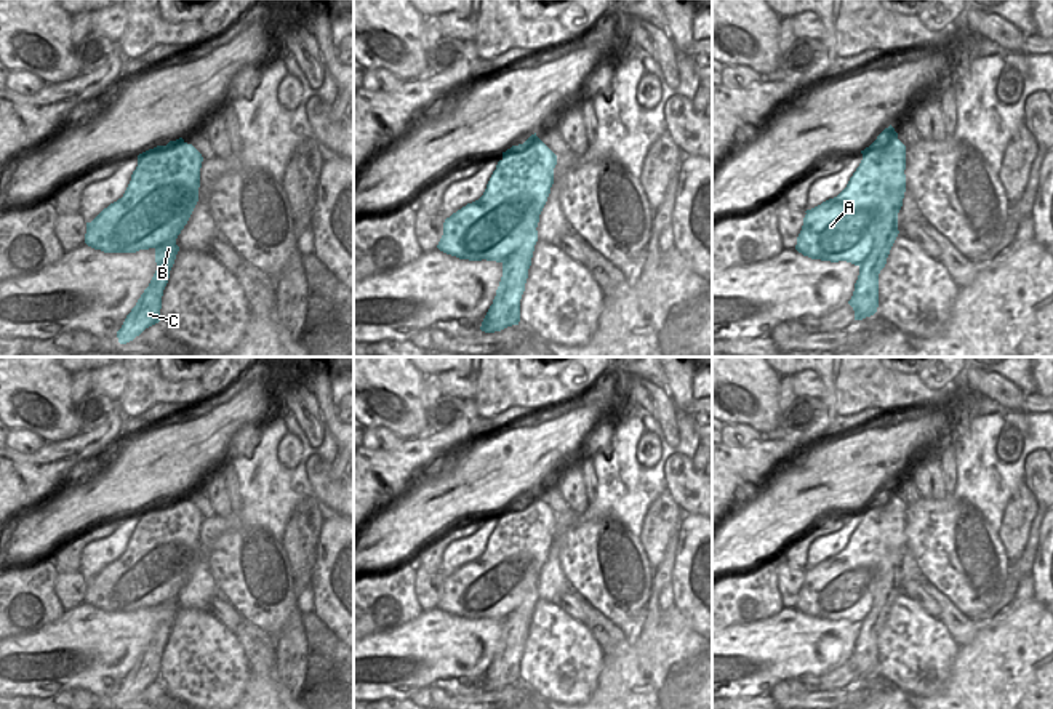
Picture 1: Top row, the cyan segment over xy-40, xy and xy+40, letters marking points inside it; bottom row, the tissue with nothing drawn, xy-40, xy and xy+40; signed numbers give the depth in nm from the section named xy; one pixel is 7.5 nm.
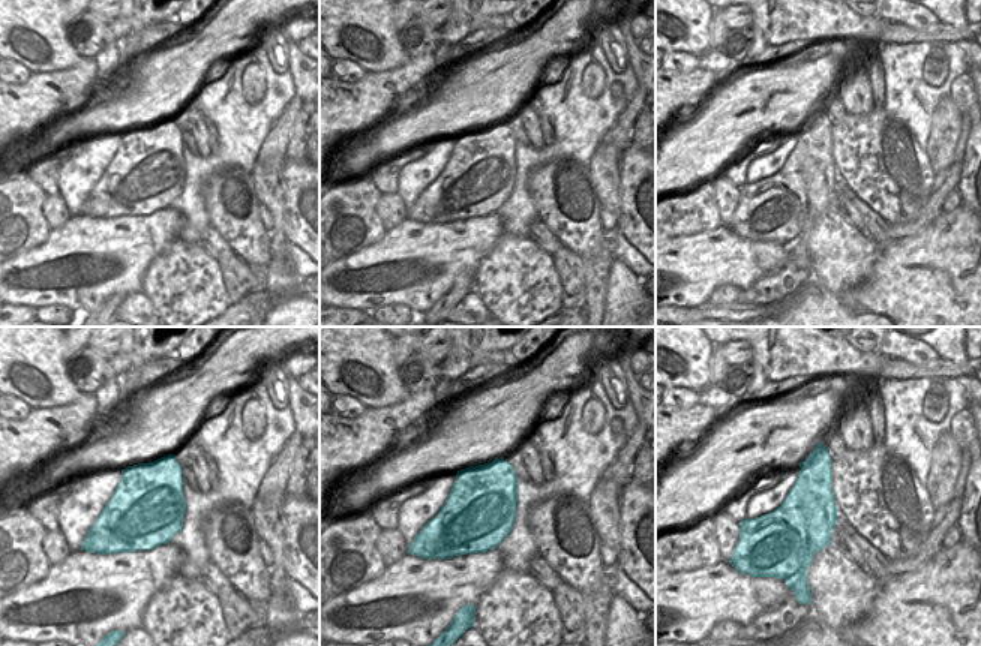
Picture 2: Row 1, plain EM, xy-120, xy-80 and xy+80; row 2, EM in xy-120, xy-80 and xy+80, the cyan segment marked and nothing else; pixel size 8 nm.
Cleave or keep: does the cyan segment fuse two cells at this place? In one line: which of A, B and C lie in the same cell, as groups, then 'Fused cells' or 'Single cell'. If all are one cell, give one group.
Groups: A / B C. Fused cells.

